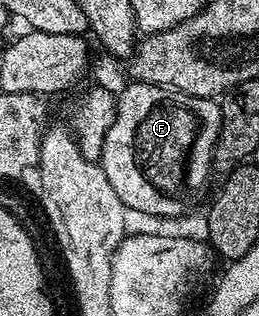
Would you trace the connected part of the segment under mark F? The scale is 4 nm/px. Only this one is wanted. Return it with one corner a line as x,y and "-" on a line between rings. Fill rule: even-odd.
131,81
117,95
116,120
104,136
100,165
108,184
116,188
116,196
127,211
155,214
158,218
174,218
190,206
190,201
206,186
214,165
214,145
222,131
222,107
213,98
188,96
169,86
154,86
150,82

